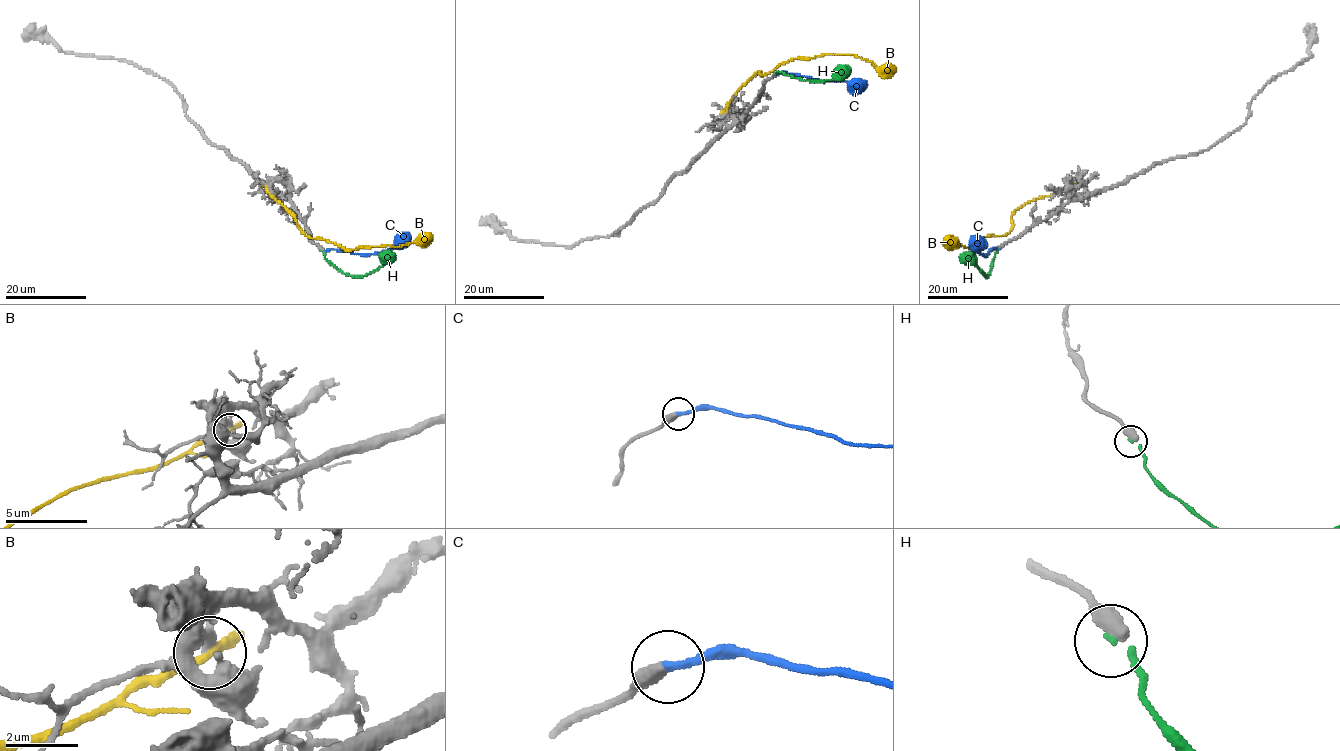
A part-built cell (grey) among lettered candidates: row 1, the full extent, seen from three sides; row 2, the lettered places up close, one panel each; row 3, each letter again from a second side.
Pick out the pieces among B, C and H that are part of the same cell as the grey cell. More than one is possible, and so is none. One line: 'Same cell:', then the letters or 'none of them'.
Same cell: C

